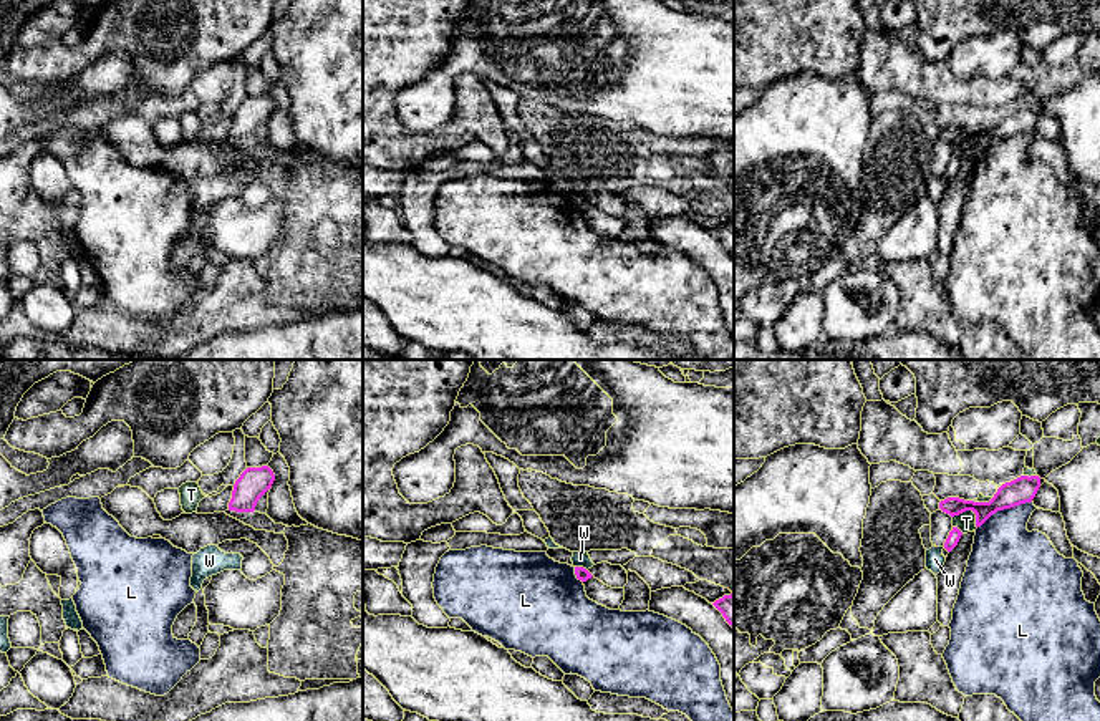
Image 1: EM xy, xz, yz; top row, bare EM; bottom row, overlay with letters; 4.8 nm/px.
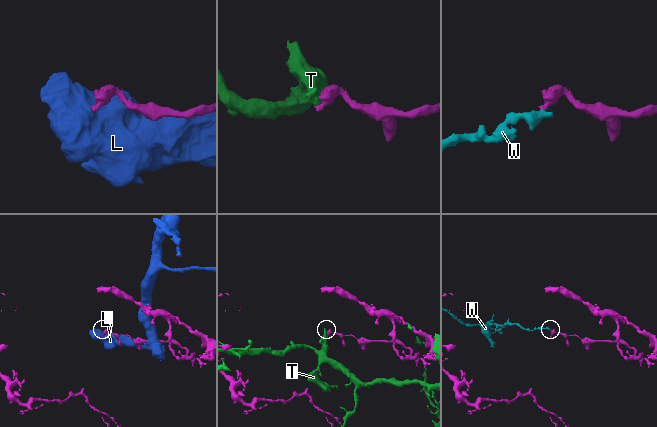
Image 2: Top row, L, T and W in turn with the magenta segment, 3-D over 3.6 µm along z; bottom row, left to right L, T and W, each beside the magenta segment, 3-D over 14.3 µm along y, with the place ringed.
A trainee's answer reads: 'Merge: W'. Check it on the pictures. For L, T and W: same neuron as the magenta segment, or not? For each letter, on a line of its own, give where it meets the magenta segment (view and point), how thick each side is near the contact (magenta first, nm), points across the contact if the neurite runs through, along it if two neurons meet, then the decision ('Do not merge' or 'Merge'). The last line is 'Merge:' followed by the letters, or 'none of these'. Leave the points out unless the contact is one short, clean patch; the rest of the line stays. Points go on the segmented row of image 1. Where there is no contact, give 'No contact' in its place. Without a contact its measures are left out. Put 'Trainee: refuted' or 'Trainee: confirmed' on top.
Trainee: refuted
L: Touches magenta at yz (1004, 508). Thickness 130 nm (magenta) against 340 nm. Do not merge
T: Touches magenta at yz (971, 509). Thickness 130 nm (magenta) against 100 nm. Do not merge
W: Touches magenta at xz (582, 567). Thickness 70 nm (magenta) against 80 nm. Boundary: xz (575, 566), (582, 566), (587, 570). Do not merge
Merge: none of these

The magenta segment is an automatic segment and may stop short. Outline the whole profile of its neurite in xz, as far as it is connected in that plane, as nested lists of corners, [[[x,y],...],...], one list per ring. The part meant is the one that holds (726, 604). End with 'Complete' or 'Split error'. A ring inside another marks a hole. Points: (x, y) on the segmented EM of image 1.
[[[734,593],[724,595],[712,603],[726,618],[726,622],[734,628]]]. Complete

